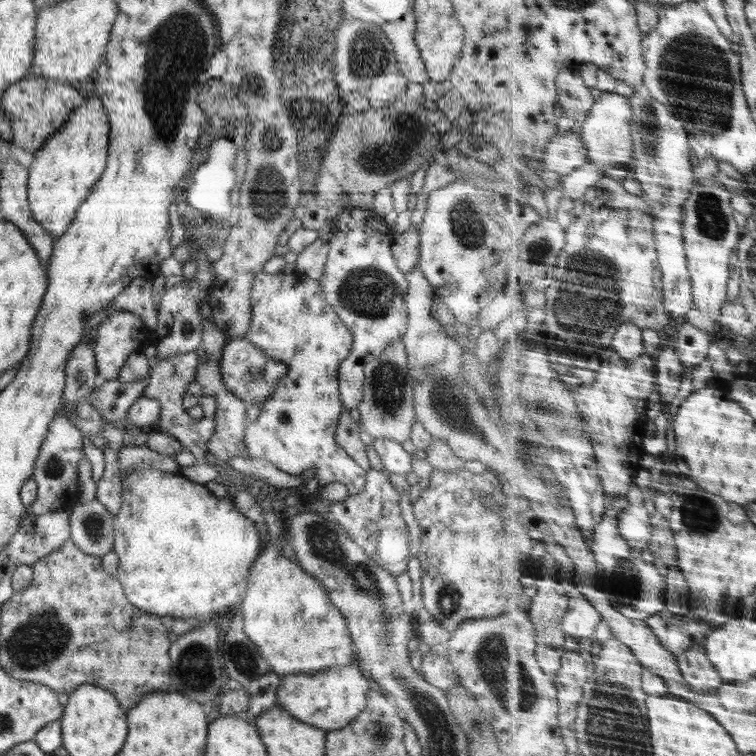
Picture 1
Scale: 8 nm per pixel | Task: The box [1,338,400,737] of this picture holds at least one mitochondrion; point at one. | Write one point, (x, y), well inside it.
(39, 641)

